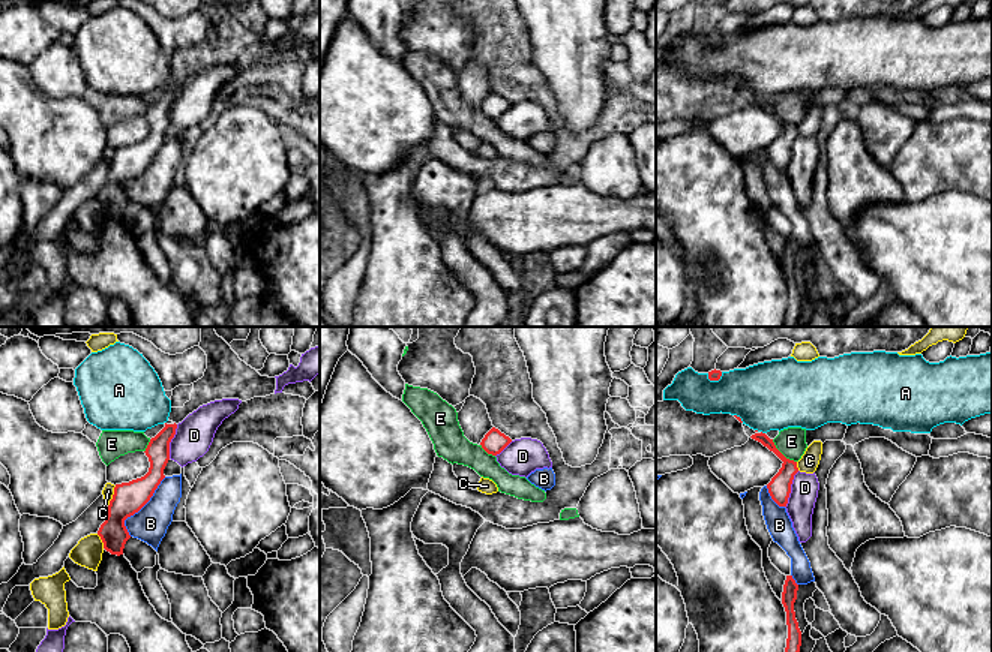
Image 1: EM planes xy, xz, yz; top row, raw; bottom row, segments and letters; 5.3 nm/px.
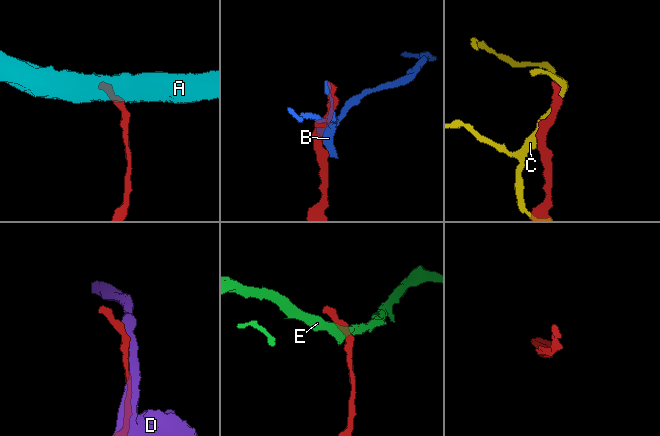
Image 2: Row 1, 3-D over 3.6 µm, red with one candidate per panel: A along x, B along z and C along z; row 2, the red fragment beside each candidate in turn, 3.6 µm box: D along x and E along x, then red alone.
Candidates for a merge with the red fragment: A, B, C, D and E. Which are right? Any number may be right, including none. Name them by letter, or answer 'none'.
none

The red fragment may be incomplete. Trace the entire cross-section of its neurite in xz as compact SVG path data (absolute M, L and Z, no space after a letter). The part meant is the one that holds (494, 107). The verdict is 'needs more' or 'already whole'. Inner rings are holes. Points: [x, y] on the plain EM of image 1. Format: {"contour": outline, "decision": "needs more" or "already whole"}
{"contour": "M492 91L485 102L482 103L480 109L482 112L492 120L500 118L512 103L501 97L498 93Z", "decision": "already whole"}

